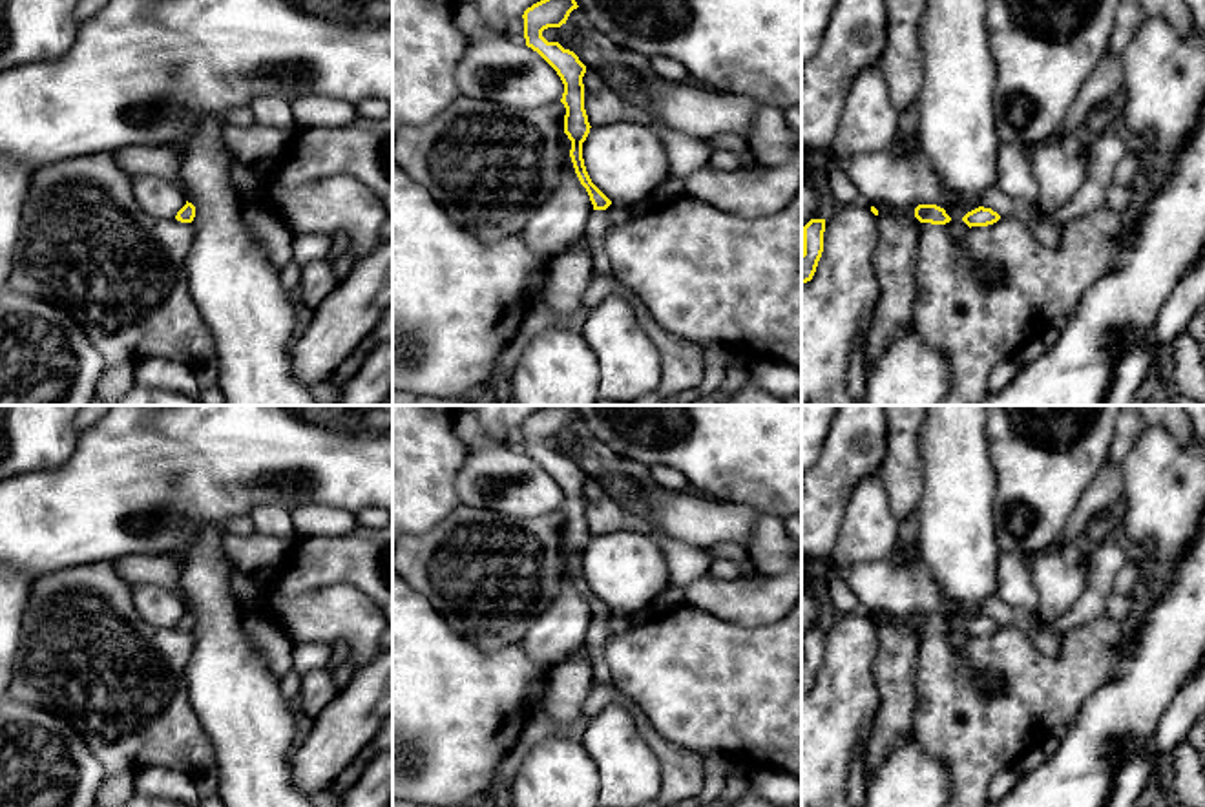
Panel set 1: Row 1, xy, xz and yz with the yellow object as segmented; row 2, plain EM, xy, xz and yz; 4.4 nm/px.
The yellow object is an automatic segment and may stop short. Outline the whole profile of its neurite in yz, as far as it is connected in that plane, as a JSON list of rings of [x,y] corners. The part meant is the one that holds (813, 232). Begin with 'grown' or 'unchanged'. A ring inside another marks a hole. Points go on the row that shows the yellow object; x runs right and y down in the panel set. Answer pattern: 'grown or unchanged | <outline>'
unchanged | [[[811,219],[803,226],[802,283],[812,279],[823,252],[825,219]]]

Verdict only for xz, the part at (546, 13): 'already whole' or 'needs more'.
already whole

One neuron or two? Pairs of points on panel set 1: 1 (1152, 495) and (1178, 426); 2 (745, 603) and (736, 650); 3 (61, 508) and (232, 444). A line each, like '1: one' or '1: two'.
1: two
2: two
3: one

